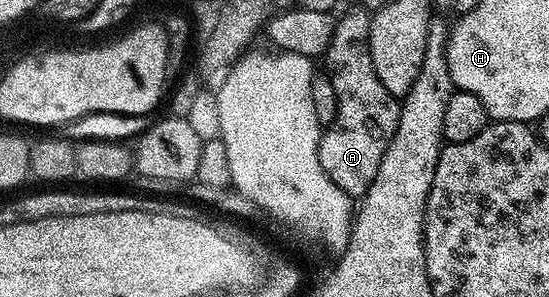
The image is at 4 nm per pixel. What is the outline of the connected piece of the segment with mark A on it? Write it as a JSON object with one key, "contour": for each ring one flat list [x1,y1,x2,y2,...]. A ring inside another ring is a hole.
{"contour":[[339,27,326,47,325,60,327,68,325,71,329,75,333,88,336,89,338,113,333,124,319,135,316,141,316,154,320,158,320,166,324,166,324,174,328,174,328,178,332,182,336,182,336,186,340,186,340,190,344,190,351,198,361,198,372,186,376,172,380,170,380,162,396,134,400,104,395,97,388,94,388,90,384,90,384,82,380,82,380,78,376,78,376,66,372,66,370,37,365,27]]}

